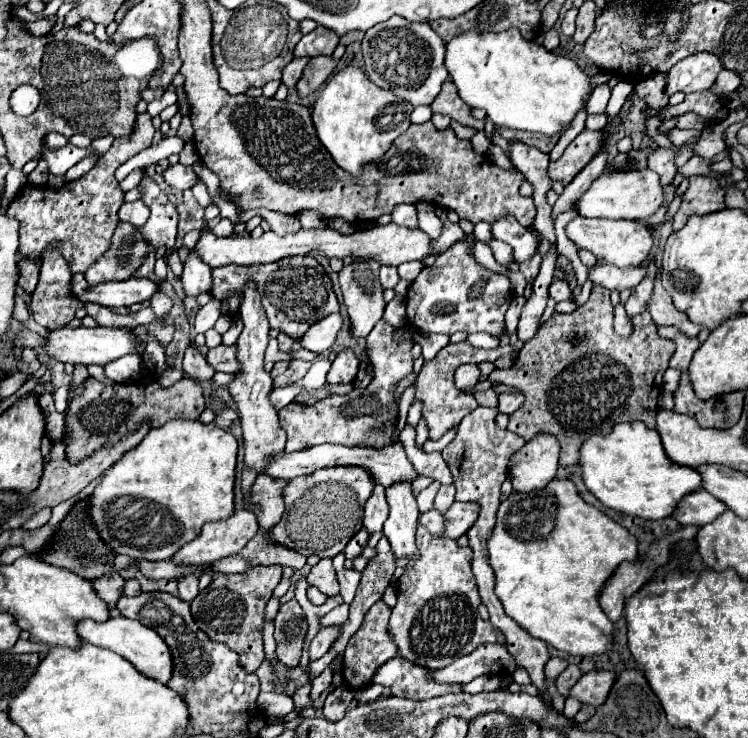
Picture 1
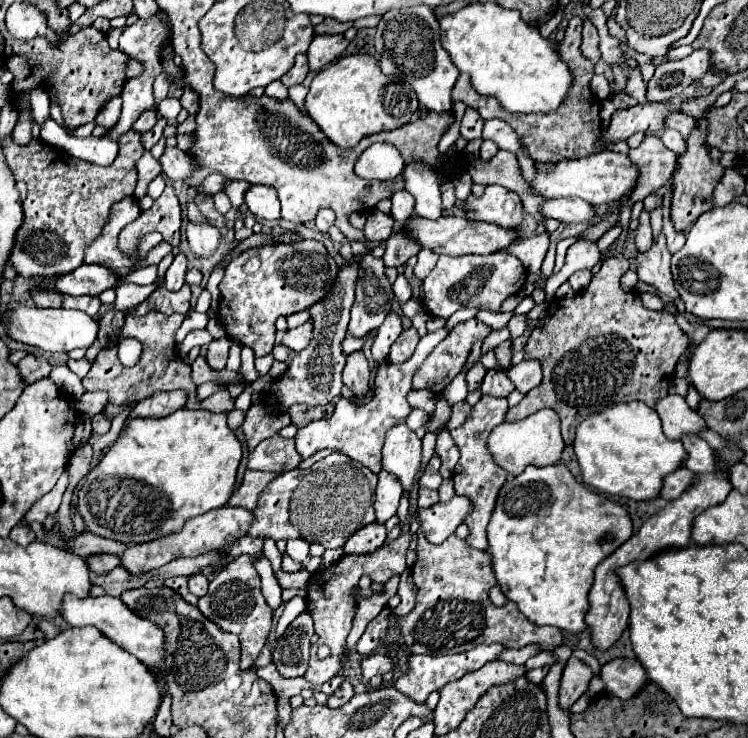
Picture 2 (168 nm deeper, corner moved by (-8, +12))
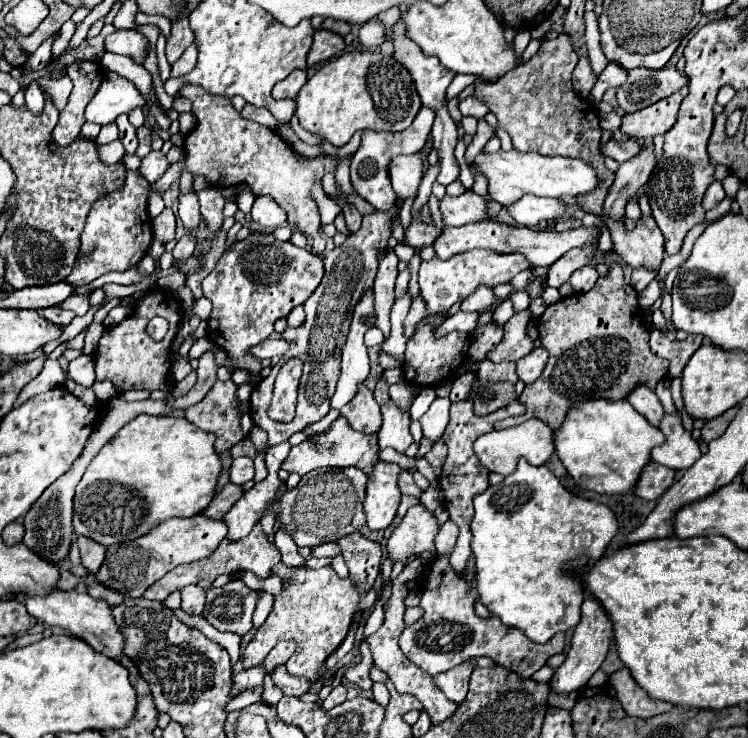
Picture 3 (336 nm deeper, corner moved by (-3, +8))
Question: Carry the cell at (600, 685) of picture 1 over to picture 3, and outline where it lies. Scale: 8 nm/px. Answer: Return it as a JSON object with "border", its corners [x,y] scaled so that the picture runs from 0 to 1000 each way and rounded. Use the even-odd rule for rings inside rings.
{"border":[[[838,905],[825,908],[817,919],[814,927],[822,932],[828,951],[833,954],[833,962],[841,970],[849,973],[870,973],[870,970],[881,970],[886,965],[894,965],[897,959],[902,959],[894,951],[884,951],[884,949],[873,949],[865,938],[860,938],[860,932],[854,932],[854,927],[846,921],[844,911]]]}

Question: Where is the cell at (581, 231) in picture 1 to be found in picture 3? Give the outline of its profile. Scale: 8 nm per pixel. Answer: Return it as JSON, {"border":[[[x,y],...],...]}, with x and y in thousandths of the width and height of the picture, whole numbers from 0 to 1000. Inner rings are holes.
{"border":[[[697,266],[691,274],[678,279],[678,287],[694,306],[715,306],[723,298],[742,298],[753,293],[755,279],[745,268],[723,268],[723,266]]]}

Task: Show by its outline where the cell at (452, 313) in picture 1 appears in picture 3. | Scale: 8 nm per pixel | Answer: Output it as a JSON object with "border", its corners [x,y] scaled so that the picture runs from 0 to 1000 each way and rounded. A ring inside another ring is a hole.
{"border":[[[630,339],[630,341],[608,344],[598,352],[590,352],[582,347],[571,355],[563,355],[560,388],[563,388],[563,398],[566,398],[576,425],[587,425],[587,423],[600,420],[608,409],[632,398],[640,385],[651,385],[654,390],[662,390],[664,385],[683,382],[683,377],[689,371],[694,371],[697,366],[705,366],[705,363],[710,363],[710,358],[697,344],[667,344],[659,339]]]}

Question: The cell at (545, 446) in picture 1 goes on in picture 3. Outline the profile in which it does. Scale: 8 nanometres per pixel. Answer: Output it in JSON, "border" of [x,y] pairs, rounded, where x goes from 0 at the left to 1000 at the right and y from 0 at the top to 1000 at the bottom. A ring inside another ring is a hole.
{"border":[[[707,566],[694,577],[678,580],[678,583],[659,583],[654,588],[640,591],[640,596],[635,599],[635,615],[643,623],[643,629],[654,637],[654,640],[664,640],[672,645],[680,645],[689,631],[691,623],[699,618],[705,621],[705,626],[710,631],[726,631],[731,626],[731,621],[739,615],[742,602],[739,602],[739,583],[731,580],[723,569],[718,566]]]}

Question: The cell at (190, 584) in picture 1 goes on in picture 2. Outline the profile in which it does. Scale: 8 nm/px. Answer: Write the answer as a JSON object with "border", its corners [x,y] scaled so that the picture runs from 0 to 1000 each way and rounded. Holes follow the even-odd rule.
{"border":[[[259,778],[259,780],[254,780],[251,797],[254,797],[257,805],[273,808],[273,802],[275,802],[275,797],[278,797],[278,783],[275,783],[273,778]]]}

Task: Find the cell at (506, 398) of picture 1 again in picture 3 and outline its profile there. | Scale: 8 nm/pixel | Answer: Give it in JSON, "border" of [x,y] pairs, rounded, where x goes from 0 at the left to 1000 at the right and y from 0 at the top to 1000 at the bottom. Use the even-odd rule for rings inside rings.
{"border":[[[726,469],[723,472],[715,472],[707,482],[702,482],[699,488],[691,491],[691,509],[702,520],[715,518],[723,509],[729,493],[731,493],[731,482],[734,482],[734,477]]]}

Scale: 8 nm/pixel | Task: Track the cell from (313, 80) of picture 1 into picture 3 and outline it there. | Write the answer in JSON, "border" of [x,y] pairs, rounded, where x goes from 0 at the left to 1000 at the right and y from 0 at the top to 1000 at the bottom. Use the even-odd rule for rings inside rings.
{"border":[[[421,41],[421,51],[418,51],[418,62],[413,68],[410,76],[410,89],[434,84],[451,73],[456,73],[461,68],[461,57],[453,46],[443,43],[443,41]]]}

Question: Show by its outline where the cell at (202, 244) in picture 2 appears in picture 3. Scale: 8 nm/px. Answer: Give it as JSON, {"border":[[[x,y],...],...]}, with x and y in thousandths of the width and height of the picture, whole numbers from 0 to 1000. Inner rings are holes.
{"border":[[[239,260],[239,295],[245,298],[247,309],[261,314],[266,301],[269,301],[269,287],[266,287],[266,271],[263,263],[255,260]]]}

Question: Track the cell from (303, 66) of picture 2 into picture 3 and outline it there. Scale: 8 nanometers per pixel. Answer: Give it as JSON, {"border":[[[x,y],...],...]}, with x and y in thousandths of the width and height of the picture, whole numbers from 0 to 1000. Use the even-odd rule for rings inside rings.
{"border":[[[405,95],[400,98],[389,98],[389,103],[384,103],[378,111],[368,114],[365,119],[365,130],[373,133],[397,133],[400,122],[405,119],[405,114],[410,111],[410,100]]]}

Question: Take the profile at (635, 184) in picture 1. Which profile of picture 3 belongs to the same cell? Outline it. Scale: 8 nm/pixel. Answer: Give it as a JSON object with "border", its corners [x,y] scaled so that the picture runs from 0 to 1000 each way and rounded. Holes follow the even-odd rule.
{"border":[[[667,203],[664,209],[640,206],[635,217],[627,222],[638,236],[648,238],[654,247],[654,266],[664,271],[667,276],[678,279],[683,271],[694,271],[699,263],[715,263],[715,266],[771,266],[782,263],[798,249],[795,230],[782,222],[779,217],[766,214],[747,214],[747,211],[721,211],[715,206],[694,206]]]}

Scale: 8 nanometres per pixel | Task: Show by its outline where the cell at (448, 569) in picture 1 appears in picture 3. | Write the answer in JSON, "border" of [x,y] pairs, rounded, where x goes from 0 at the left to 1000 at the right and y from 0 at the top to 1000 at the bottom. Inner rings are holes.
{"border":[[[584,753],[574,767],[571,786],[566,791],[563,824],[568,827],[568,832],[560,843],[539,854],[533,864],[536,883],[576,916],[598,911],[624,892],[651,889],[662,894],[662,900],[691,911],[697,919],[710,919],[723,902],[729,902],[729,897],[739,886],[753,883],[755,856],[742,859],[729,873],[715,873],[705,867],[705,862],[699,862],[699,856],[694,856],[691,851],[678,851],[672,843],[667,843],[667,837],[635,835],[635,810],[635,797],[627,799],[627,791],[619,786],[619,780],[608,780],[600,756]]]}

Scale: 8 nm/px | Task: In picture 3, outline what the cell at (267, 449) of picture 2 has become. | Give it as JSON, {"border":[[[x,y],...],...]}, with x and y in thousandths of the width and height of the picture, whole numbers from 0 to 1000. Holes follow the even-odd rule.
{"border":[[[317,621],[317,623],[311,623],[311,629],[306,634],[306,650],[320,659],[338,650],[338,642],[341,642],[341,637],[338,637],[336,621]]]}

